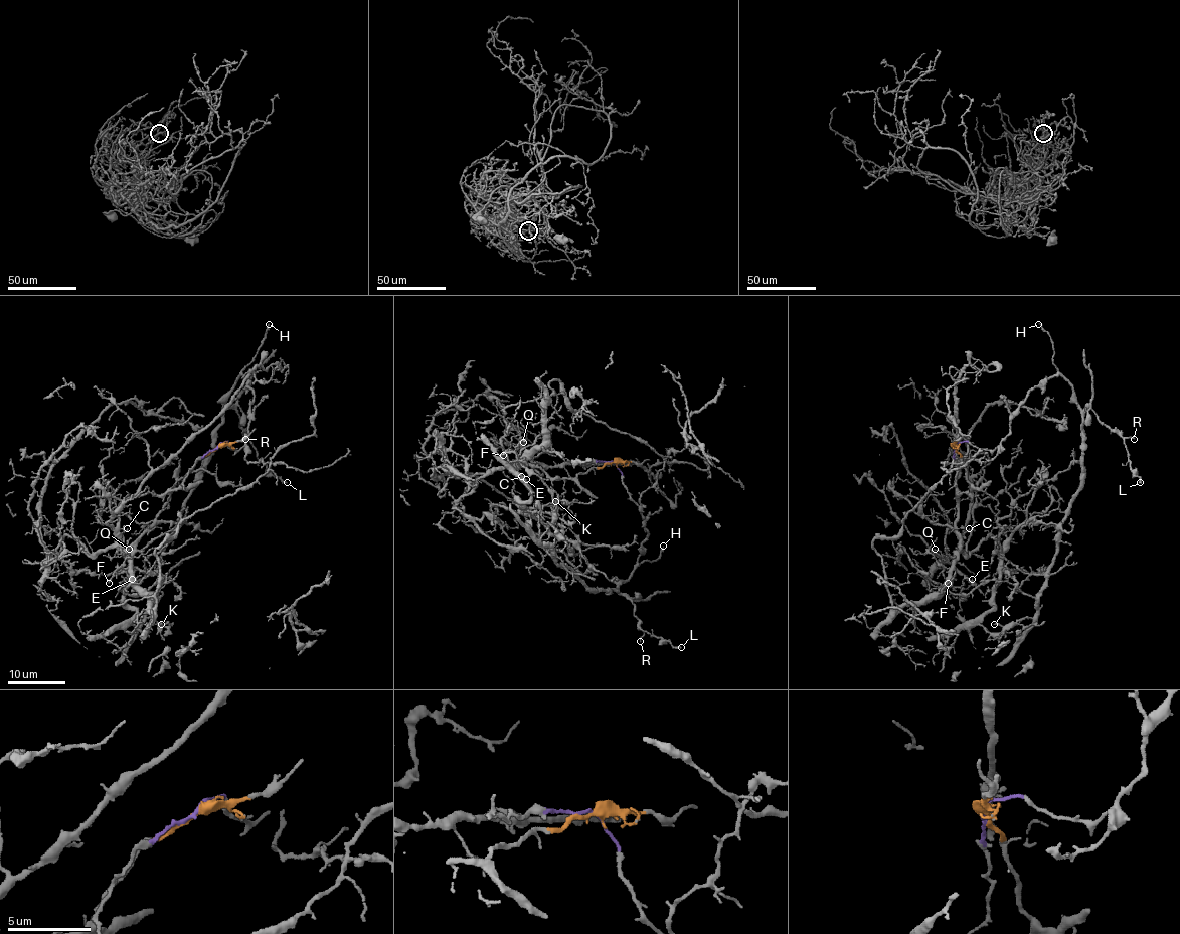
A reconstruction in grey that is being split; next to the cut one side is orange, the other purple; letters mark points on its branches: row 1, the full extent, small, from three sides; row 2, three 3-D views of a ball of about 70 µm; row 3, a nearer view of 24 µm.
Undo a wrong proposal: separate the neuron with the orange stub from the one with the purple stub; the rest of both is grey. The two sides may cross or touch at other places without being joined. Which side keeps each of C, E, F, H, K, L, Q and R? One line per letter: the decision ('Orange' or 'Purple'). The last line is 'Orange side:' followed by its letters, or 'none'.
C: Orange
E: Orange
F: Orange
H: Purple
K: Purple
L: Purple
Q: Orange
R: Purple
Orange side: C, E, F, Q

